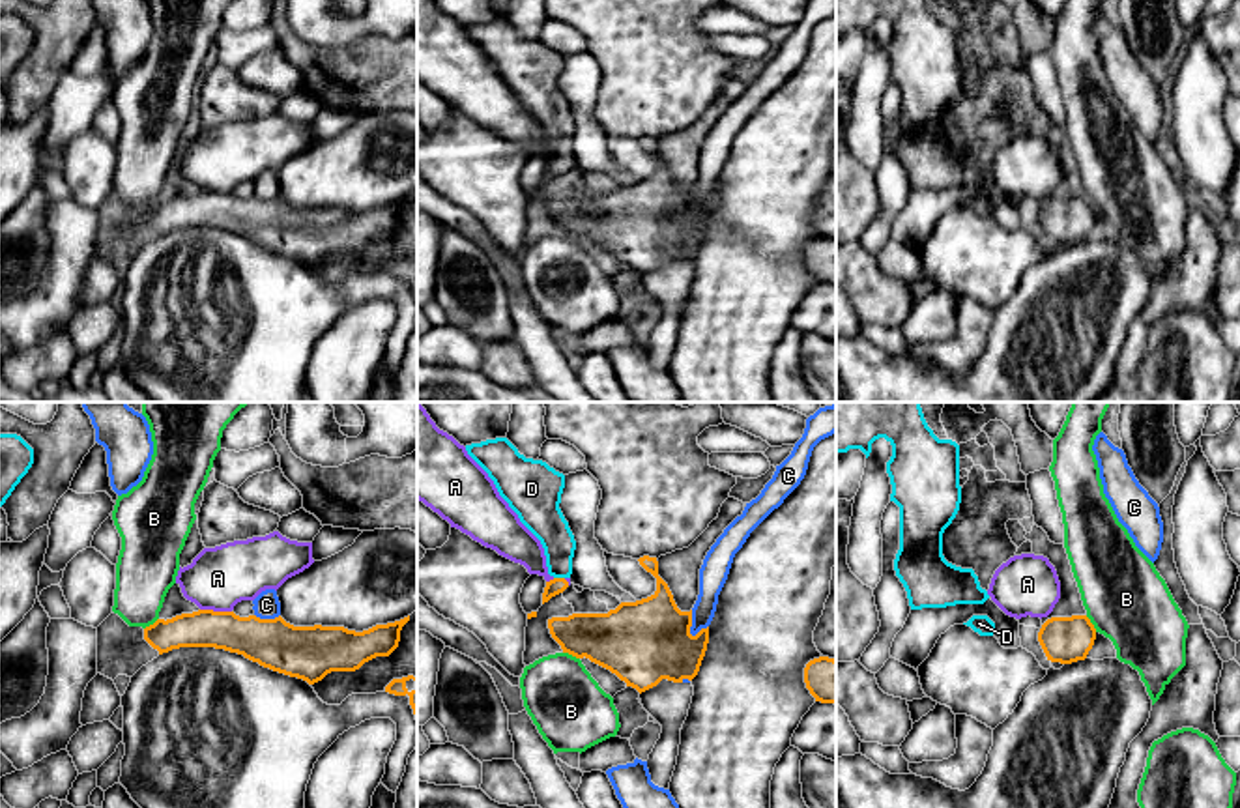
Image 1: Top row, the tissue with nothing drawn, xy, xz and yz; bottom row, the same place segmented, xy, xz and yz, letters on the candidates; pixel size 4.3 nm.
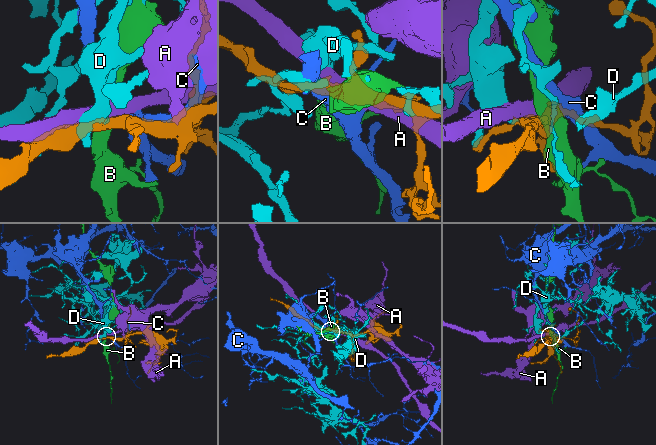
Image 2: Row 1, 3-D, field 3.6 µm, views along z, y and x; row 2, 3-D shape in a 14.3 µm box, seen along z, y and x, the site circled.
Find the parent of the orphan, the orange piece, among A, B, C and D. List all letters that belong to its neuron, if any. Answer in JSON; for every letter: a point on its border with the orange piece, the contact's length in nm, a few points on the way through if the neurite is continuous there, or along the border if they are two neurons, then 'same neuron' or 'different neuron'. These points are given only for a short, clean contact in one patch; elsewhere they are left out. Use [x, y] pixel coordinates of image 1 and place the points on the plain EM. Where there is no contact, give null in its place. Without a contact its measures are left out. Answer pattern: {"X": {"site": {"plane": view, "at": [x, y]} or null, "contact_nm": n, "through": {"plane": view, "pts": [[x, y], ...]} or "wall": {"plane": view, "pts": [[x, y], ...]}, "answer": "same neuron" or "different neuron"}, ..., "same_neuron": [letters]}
{"A": {"site": {"plane": "xy", "at": [216, 193]}, "contact_nm": 140, "answer": "different neuron"}, "B": {"site": {"plane": "xz", "at": [571, 234]}, "contact_nm": 80, "wall": {"plane": "xz", "pts": [[563, 232], [578, 240]]}, "answer": "different neuron"}, "C": {"site": {"plane": "xz", "at": [691, 204]}, "contact_nm": 120, "wall": {"plane": "xz", "pts": [[691, 191], [691, 214], [694, 217]]}, "answer": "different neuron"}, "D": {"site": {"plane": "xz", "at": [560, 159]}, "contact_nm": 50, "through": {"plane": "xz", "pts": [[556, 167], [560, 159], [560, 126], [547, 103]]}, "answer": "same neuron"}, "same_neuron": ["D"]}

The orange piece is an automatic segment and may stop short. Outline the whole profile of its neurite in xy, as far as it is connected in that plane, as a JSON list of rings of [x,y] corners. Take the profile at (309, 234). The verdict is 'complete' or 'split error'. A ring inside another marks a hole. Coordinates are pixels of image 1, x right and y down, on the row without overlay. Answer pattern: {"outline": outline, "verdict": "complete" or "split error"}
{"outline": [[[198,191],[157,200],[144,221],[159,236],[180,228],[215,228],[243,236],[273,252],[314,266],[331,252],[355,252],[376,238],[389,238],[410,196],[355,213],[344,208],[294,208],[281,196],[260,200],[234,193]]], "verdict": "complete"}

